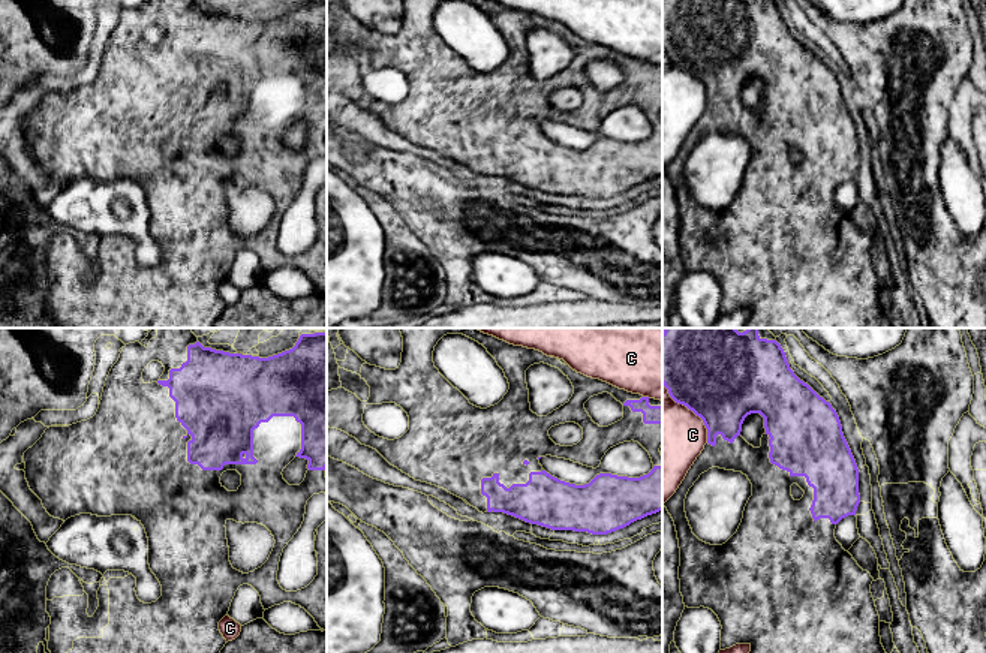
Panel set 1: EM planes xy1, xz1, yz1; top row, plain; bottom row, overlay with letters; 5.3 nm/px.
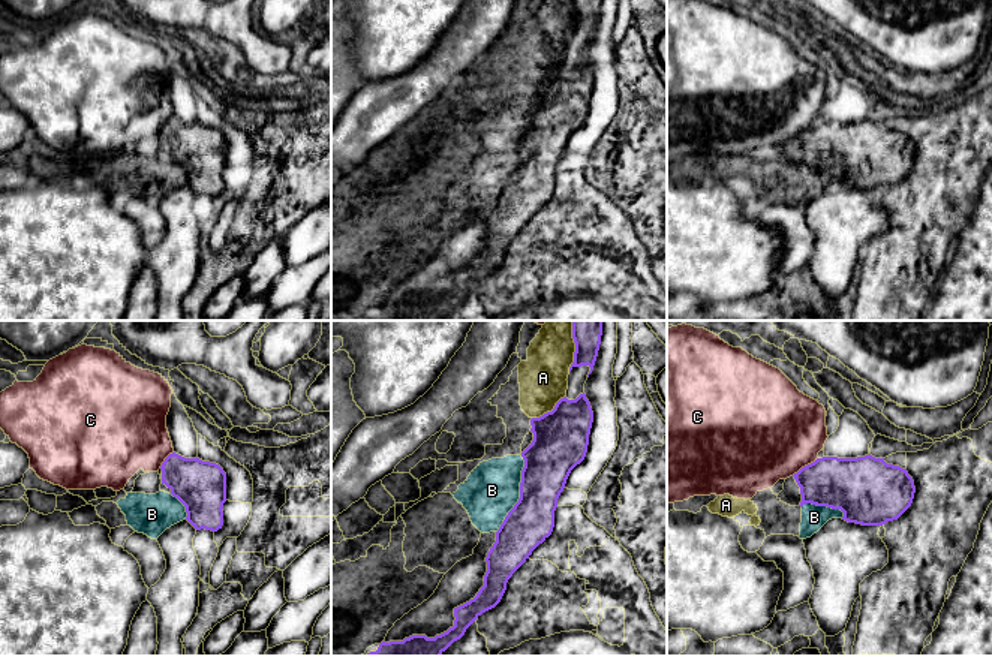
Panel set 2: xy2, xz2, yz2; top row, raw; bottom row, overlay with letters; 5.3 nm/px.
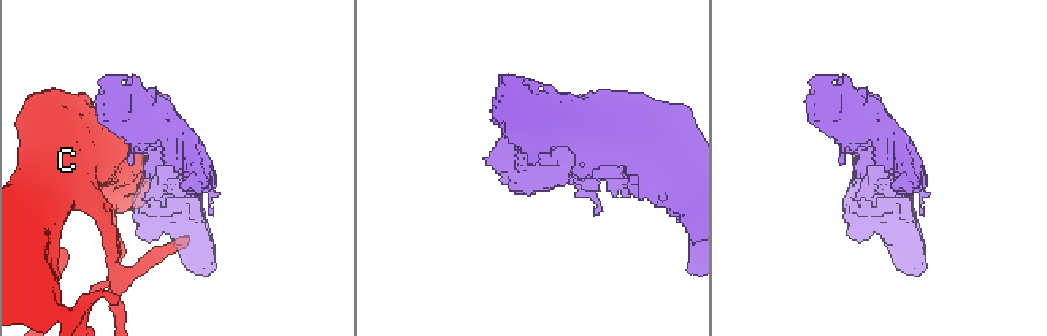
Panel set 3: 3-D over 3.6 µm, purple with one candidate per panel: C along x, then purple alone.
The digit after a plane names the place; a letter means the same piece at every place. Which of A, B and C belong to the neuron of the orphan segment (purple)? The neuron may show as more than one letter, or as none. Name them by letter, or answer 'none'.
none

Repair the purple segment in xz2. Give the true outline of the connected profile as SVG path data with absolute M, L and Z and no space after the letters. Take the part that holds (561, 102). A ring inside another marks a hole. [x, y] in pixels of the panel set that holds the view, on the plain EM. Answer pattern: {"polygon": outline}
{"polygon": "M584 57L575 64L563 61L551 76L530 84L533 105L521 117L520 163L487 217L484 250L474 264L454 273L454 291L447 297L435 303L412 300L403 306L382 306L367 321L441 321L483 277L500 267L512 238L551 199L557 163L571 135L586 121L592 87Z"}

